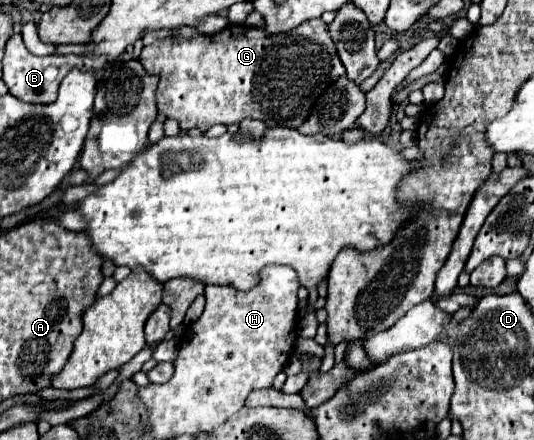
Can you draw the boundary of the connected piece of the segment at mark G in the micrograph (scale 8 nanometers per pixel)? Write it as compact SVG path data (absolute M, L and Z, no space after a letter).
M311 19L303 25L299 25L295 31L289 31L285 35L275 35L275 37L267 37L263 33L263 29L255 29L255 27L245 27L245 25L227 25L221 33L215 33L215 35L199 35L199 37L191 37L191 39L185 39L183 43L173 43L171 39L161 39L161 41L155 41L151 45L145 45L143 51L141 51L141 57L139 57L141 65L145 67L145 71L149 75L157 75L159 77L159 85L157 85L157 107L159 107L159 113L163 113L165 117L169 119L175 119L179 123L179 127L183 131L189 131L189 129L201 129L203 133L217 125L217 123L223 123L223 125L231 125L231 123L241 123L243 119L259 119L263 121L267 127L291 127L291 129L299 129L307 117L311 115L311 109L313 109L313 101L331 85L335 83L337 79L345 77L345 67L337 55L337 49L335 49L335 43L331 41L331 35L329 35L329 27L323 19Z

